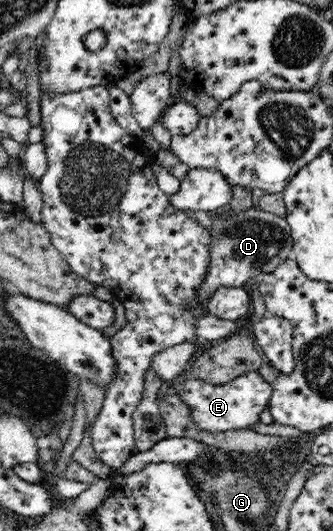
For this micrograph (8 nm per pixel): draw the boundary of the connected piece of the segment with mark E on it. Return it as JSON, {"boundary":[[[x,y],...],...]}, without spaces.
{"boundary":[[[244,372],[224,385],[212,385],[202,380],[188,380],[179,387],[180,399],[192,410],[197,428],[218,434],[230,430],[249,429],[260,422],[260,414],[267,410],[272,397],[272,385],[260,373]]]}

